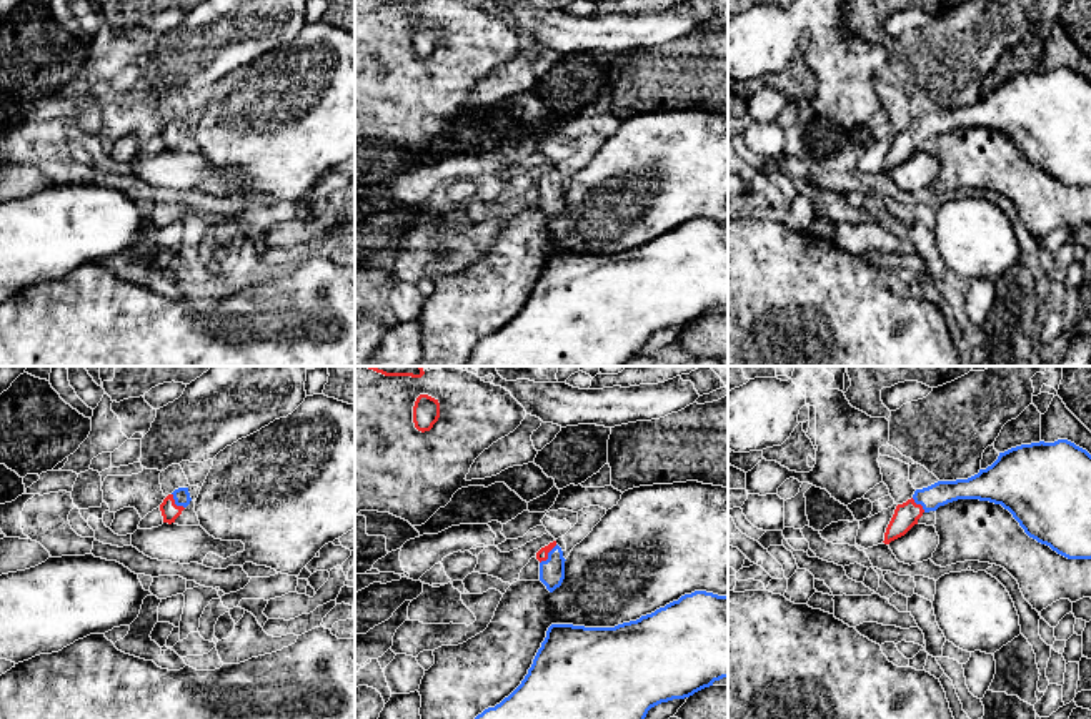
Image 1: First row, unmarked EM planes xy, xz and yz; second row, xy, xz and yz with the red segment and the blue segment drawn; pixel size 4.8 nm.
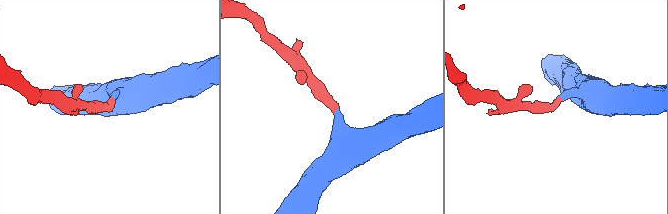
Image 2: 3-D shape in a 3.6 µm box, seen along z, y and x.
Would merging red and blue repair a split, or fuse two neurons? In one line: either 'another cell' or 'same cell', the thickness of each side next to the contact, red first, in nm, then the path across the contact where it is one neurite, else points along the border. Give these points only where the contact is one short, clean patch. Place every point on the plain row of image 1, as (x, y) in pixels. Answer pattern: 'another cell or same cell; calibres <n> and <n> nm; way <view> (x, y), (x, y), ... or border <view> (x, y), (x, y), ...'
same cell; calibres 60 and 130 nm; way xz (542, 182), (547, 182), (552, 198)

